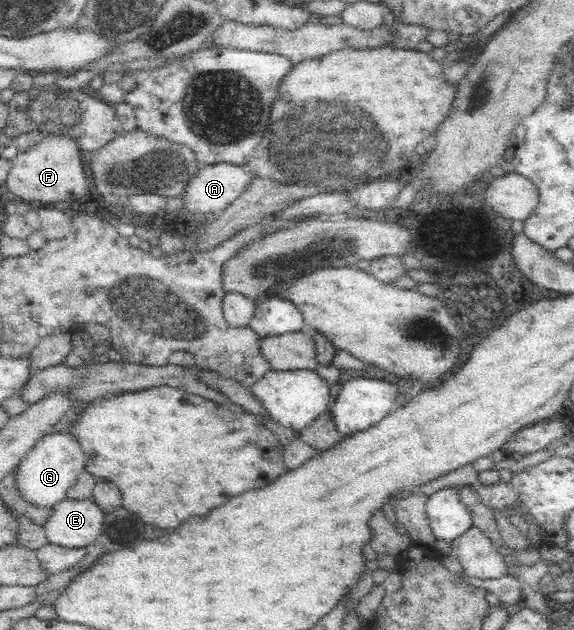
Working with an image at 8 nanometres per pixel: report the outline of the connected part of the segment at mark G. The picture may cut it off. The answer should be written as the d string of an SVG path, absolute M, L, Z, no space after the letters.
M55 430L39 438L22 458L17 471L17 486L28 502L38 506L56 506L61 500L68 499L69 488L86 471L85 453L73 433Z

